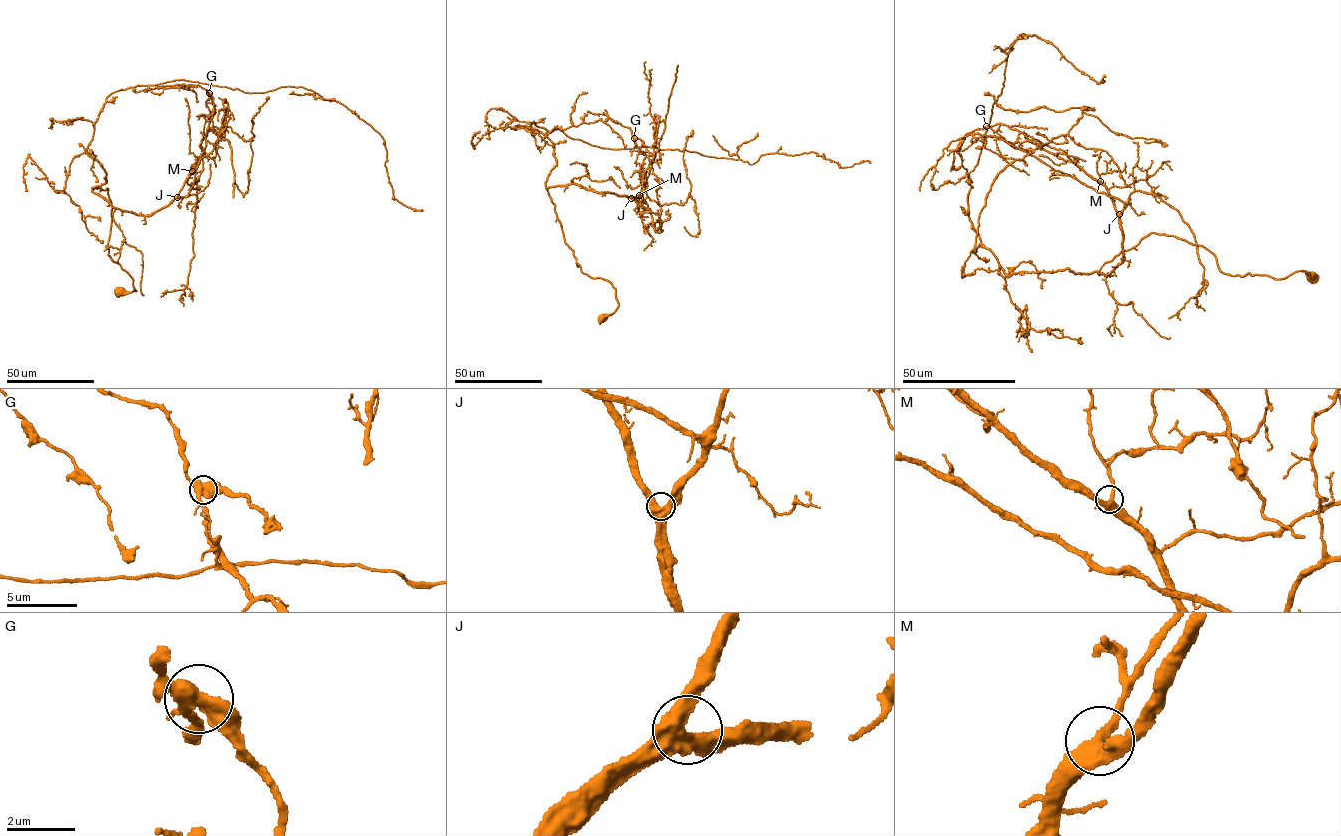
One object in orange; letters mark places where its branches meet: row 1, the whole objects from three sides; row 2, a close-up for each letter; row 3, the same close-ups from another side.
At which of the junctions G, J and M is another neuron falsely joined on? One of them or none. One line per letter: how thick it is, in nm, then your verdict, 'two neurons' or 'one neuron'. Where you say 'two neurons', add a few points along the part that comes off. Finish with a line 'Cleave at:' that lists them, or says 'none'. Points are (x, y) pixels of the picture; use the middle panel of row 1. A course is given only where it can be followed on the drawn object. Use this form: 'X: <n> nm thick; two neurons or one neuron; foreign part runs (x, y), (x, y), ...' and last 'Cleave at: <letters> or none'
G: 460 nm thick; two neurons; foreign part runs (634, 138), (654, 155), (650, 199), (662, 206), (684, 204), (689, 194), (694, 200), (699, 233), (684, 227)
J: 460 nm thick; one neuron
M: 400 nm thick; one neuron
Cleave at: G

